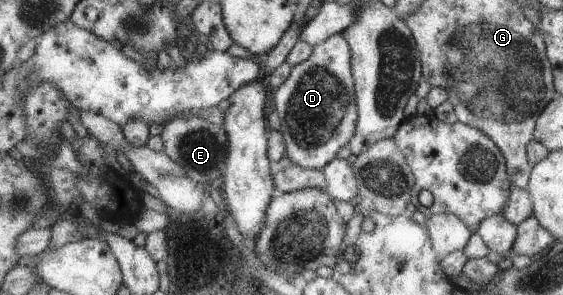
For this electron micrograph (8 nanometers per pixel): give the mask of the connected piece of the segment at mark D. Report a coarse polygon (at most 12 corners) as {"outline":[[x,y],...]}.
{"outline":[[342,32],[271,93],[285,154],[321,169],[356,130]]}

